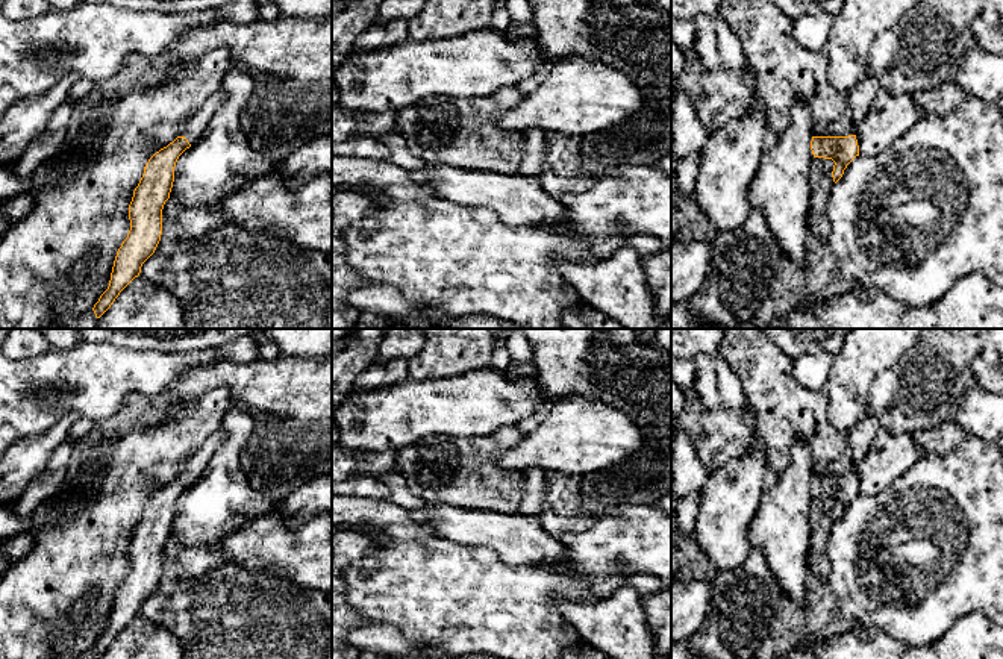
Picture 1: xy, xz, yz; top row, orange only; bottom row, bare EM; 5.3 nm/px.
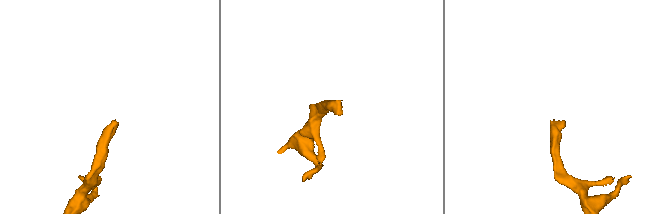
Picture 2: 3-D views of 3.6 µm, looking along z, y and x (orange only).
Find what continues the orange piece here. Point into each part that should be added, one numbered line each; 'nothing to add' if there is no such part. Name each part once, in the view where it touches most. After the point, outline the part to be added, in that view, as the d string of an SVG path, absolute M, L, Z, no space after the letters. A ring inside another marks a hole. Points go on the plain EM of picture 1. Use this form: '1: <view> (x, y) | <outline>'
1: xy (197, 462) | M220 429L217 433L209 436L202 447L188 459L180 476L185 476L189 483L194 483L205 471L212 454L220 448L226 438L226 432Z

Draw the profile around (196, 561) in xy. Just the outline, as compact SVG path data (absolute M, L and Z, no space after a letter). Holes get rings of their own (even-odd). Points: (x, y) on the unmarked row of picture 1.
M280 503L271 514L209 547L182 547L171 536L162 556L180 562L177 580L198 579L218 564L233 561L253 573L270 573L303 589L332 592L332 512L288 529Z

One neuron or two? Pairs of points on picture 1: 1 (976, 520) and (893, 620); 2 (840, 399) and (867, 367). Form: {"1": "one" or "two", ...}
{"1": "one", "2": "one"}

